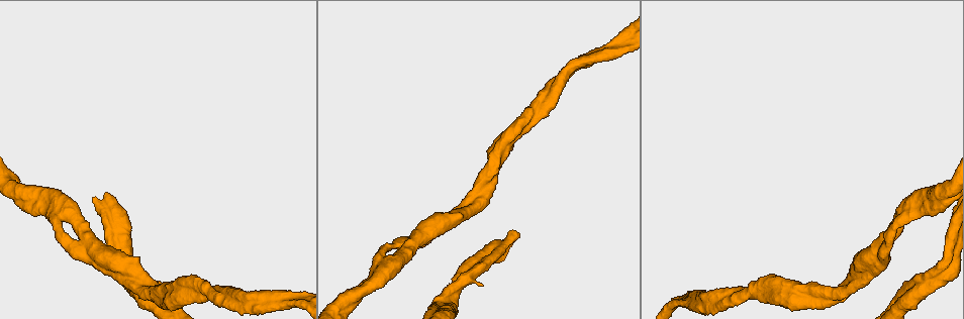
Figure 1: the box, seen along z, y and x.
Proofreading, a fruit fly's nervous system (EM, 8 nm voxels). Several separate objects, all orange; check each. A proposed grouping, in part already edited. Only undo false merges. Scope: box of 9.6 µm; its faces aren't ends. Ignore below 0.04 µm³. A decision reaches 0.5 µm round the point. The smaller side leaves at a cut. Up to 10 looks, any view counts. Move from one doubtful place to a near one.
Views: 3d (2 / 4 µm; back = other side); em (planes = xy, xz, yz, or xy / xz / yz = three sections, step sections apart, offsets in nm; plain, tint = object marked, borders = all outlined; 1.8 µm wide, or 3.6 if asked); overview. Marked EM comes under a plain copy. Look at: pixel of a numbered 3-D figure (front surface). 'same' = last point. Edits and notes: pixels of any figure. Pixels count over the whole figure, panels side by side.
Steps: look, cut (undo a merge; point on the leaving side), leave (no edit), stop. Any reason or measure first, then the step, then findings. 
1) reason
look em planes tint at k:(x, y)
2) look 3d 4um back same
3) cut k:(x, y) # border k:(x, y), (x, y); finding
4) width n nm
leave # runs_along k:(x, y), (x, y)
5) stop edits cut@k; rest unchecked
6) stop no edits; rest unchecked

branch point
look em planes tint at 1:(905, 302)

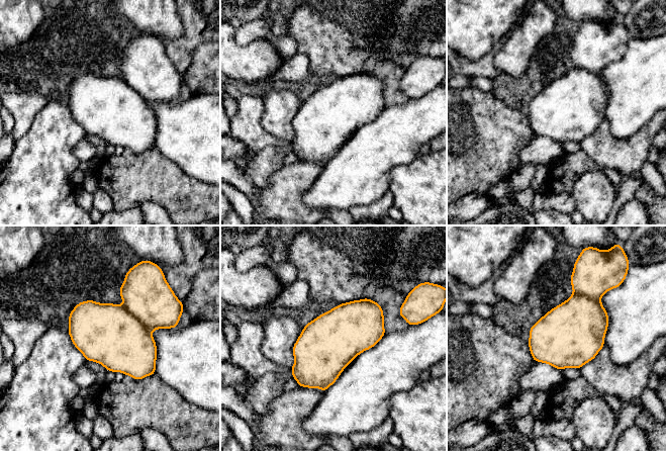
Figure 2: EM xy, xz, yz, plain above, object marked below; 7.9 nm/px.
leave # all the same neuron

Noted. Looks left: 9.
look 3d 4um back at 1:(927, 195)

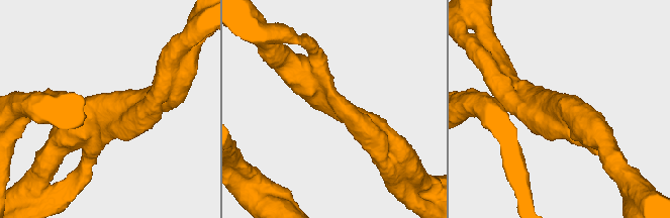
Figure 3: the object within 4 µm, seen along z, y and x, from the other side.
now the EM
look em 3.6um xy step 8 tint at 3:(106, 105)

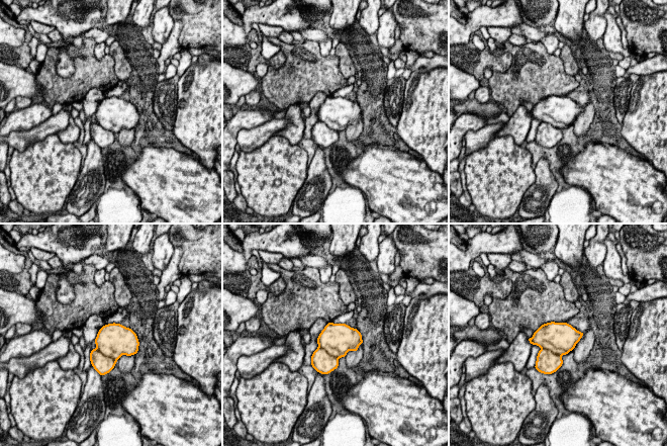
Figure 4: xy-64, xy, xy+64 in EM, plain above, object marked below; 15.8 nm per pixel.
width 550 nm
leave # all the same neuron

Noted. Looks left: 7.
sudden change in width
look em planes borders at 1:(80, 254)

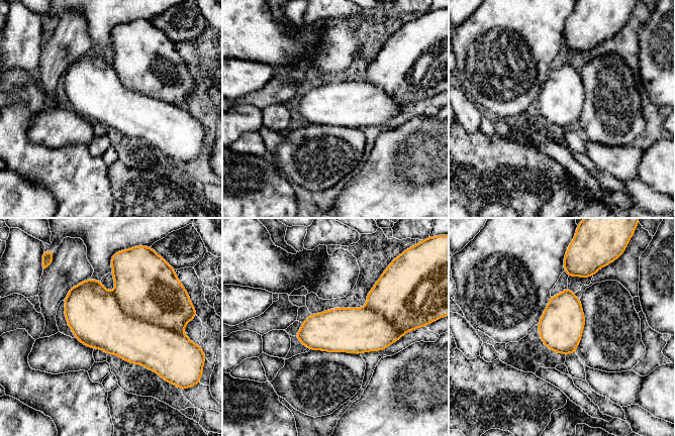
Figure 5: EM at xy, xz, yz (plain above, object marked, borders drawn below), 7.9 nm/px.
leave # one neuron here

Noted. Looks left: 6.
two arms in line, one across
look 3d 2um at 1:(585, 59)

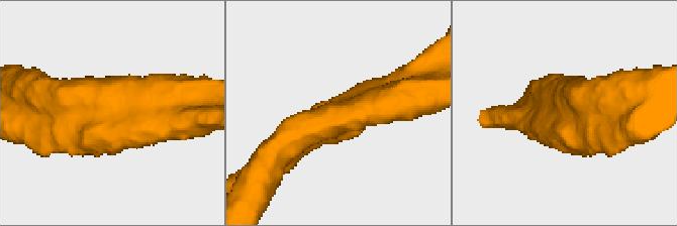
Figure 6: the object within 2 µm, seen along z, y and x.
arms 3; arm_widths 320, 340, 340 nm
look em planes borders at 6:(571, 117)

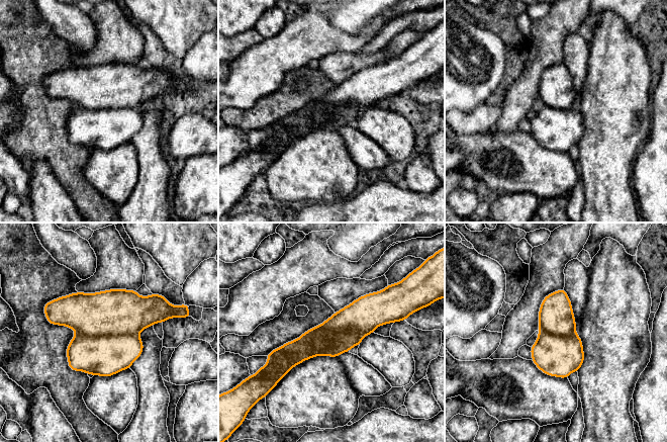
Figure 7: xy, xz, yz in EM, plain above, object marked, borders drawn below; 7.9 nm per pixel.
width 320 nm
leave # runs_along 7:(388, 315), (275, 357); all the same neuron

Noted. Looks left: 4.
stop no edits; rest unchecked

